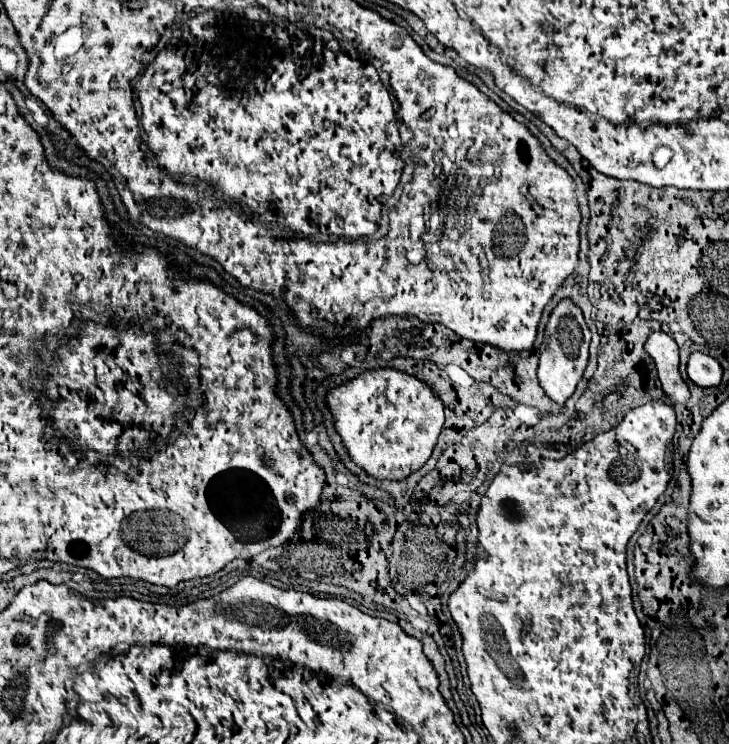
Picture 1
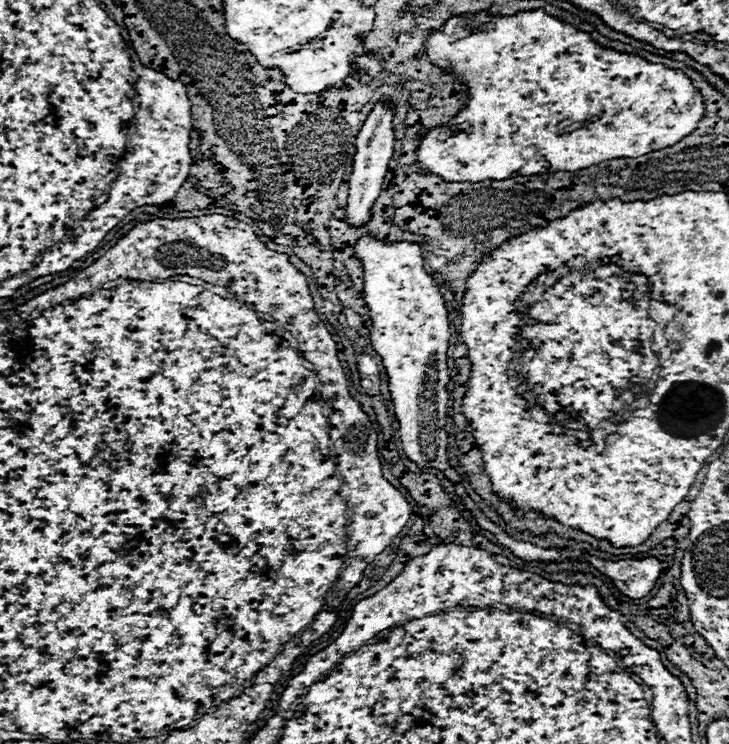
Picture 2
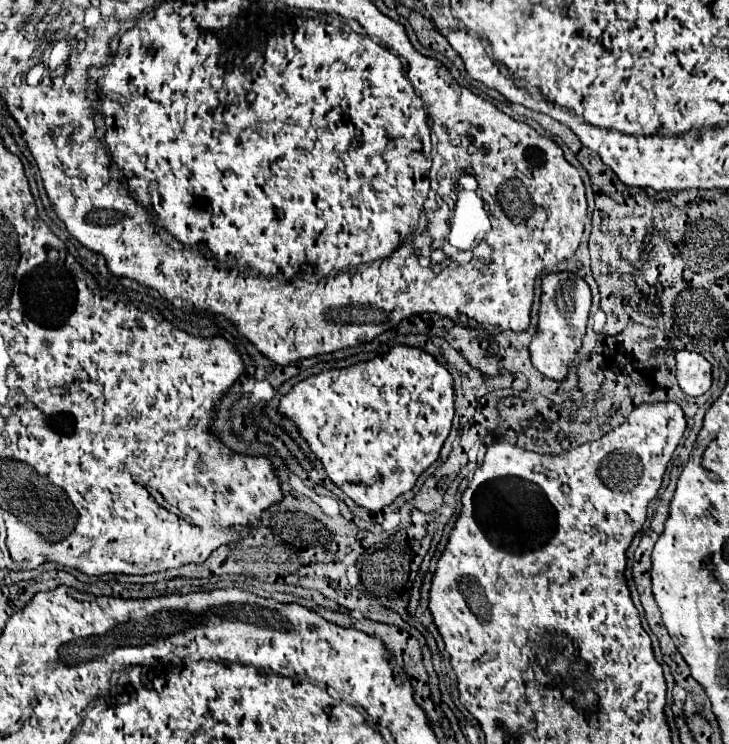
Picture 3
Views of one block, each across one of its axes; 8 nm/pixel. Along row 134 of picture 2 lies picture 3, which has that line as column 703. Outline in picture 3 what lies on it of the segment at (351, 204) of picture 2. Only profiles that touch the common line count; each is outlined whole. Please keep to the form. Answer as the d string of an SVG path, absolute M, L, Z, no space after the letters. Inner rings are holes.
M680 350L676 354L676 380L688 396L702 396L712 386L712 366L710 362L688 350Z

